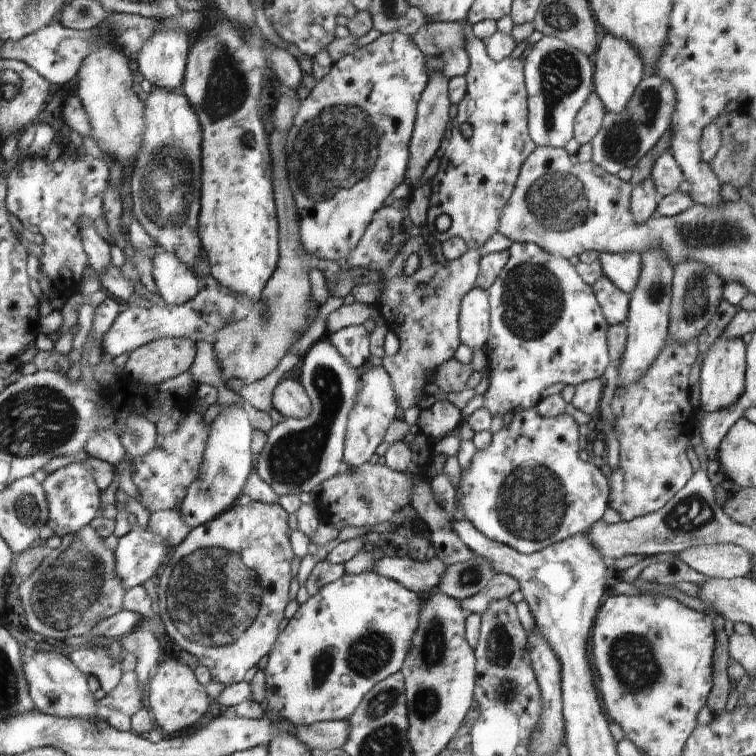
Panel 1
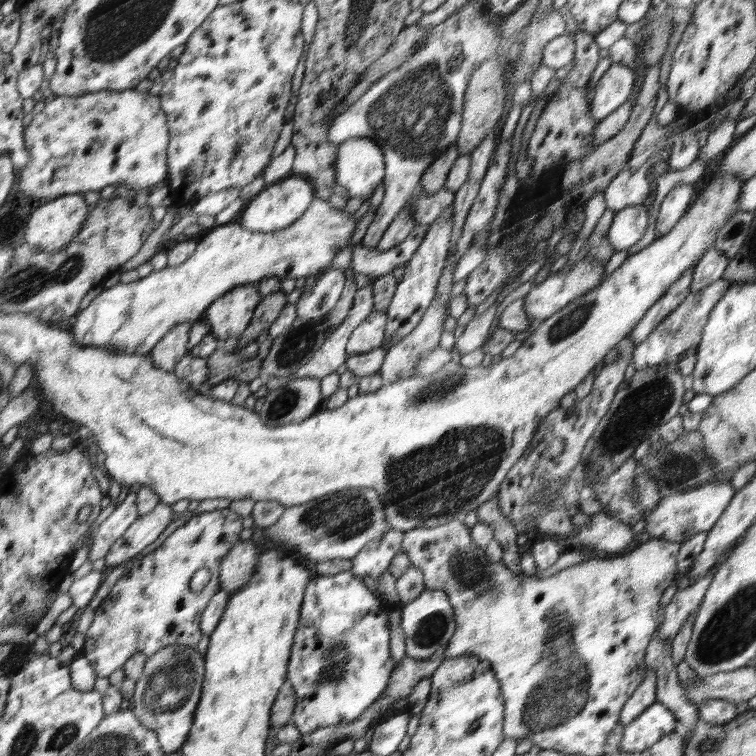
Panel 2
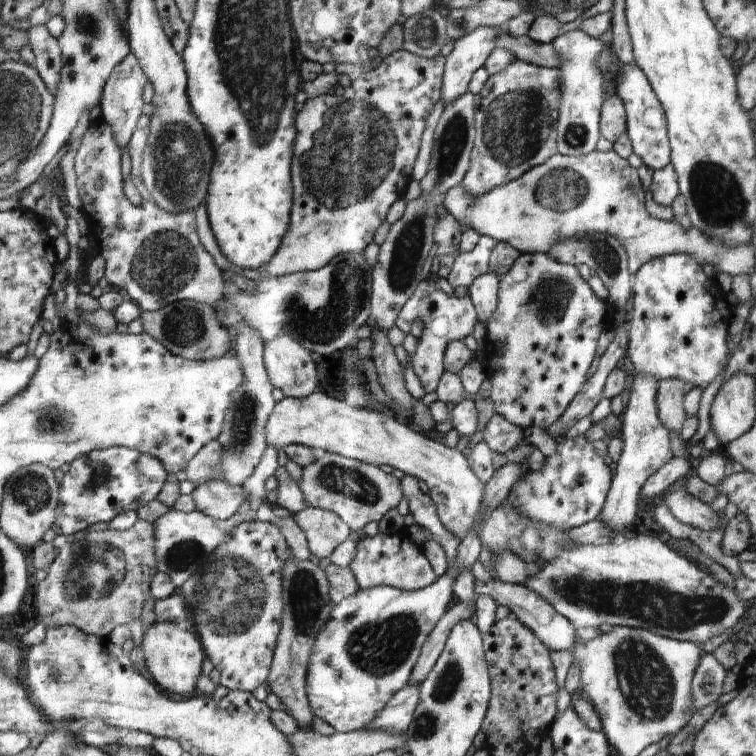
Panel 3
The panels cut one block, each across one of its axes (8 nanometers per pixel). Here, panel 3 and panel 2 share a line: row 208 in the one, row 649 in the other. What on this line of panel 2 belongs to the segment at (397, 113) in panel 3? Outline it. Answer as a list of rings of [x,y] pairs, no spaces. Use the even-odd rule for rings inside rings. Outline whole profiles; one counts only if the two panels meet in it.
[[[349,570],[332,576],[317,575],[314,584],[310,584],[310,592],[305,593],[306,608],[301,608],[302,624],[295,628],[287,681],[296,690],[297,696],[297,707],[291,722],[302,735],[318,728],[354,722],[384,694],[396,666],[390,660],[388,612],[401,608],[401,604],[384,601],[377,591],[370,592],[362,578],[355,577]]]

